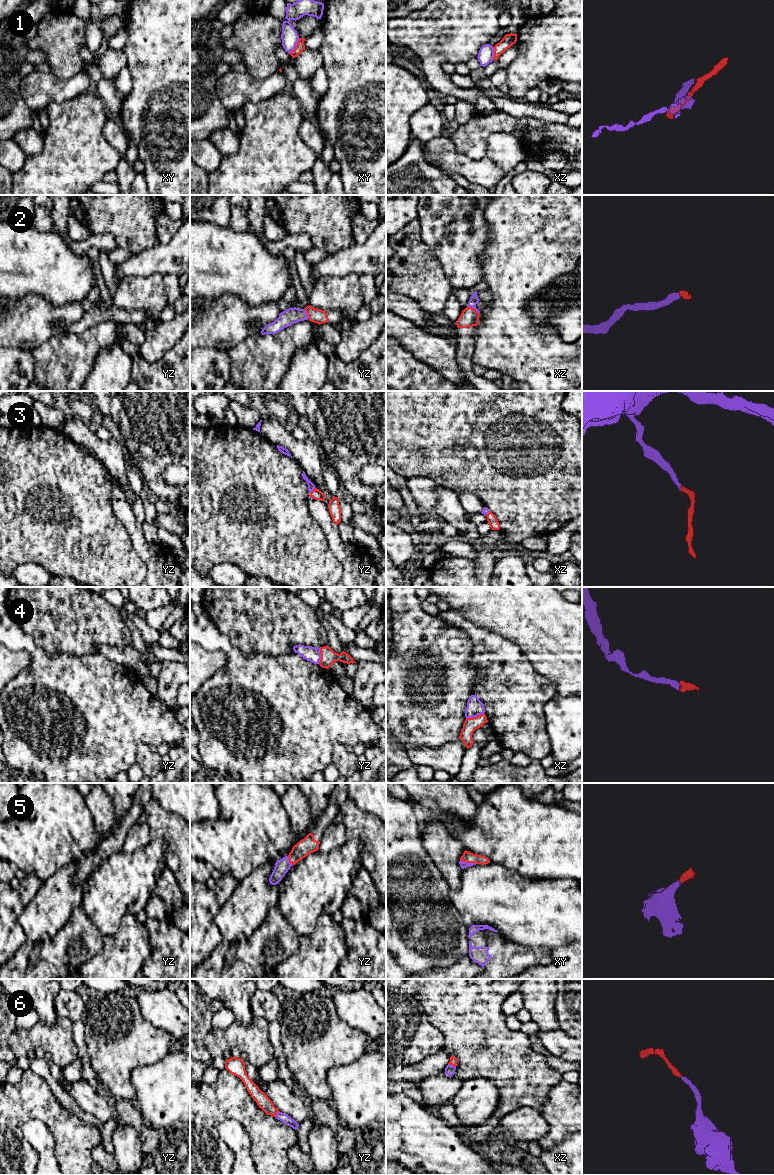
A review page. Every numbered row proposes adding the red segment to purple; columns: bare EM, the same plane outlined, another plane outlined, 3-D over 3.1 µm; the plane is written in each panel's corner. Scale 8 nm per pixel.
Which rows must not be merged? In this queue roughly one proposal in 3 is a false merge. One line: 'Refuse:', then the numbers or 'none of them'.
Refuse: 1

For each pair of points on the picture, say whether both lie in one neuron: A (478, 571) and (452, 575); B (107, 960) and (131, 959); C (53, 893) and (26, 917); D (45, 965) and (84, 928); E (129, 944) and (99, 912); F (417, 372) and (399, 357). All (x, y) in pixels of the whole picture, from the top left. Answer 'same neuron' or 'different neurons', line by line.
A: same neuron
B: same neuron
C: same neuron
D: same neuron
E: different neurons
F: same neuron

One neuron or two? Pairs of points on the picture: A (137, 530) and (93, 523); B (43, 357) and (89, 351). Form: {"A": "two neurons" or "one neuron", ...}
{"A": "two neurons", "B": "one neuron"}

